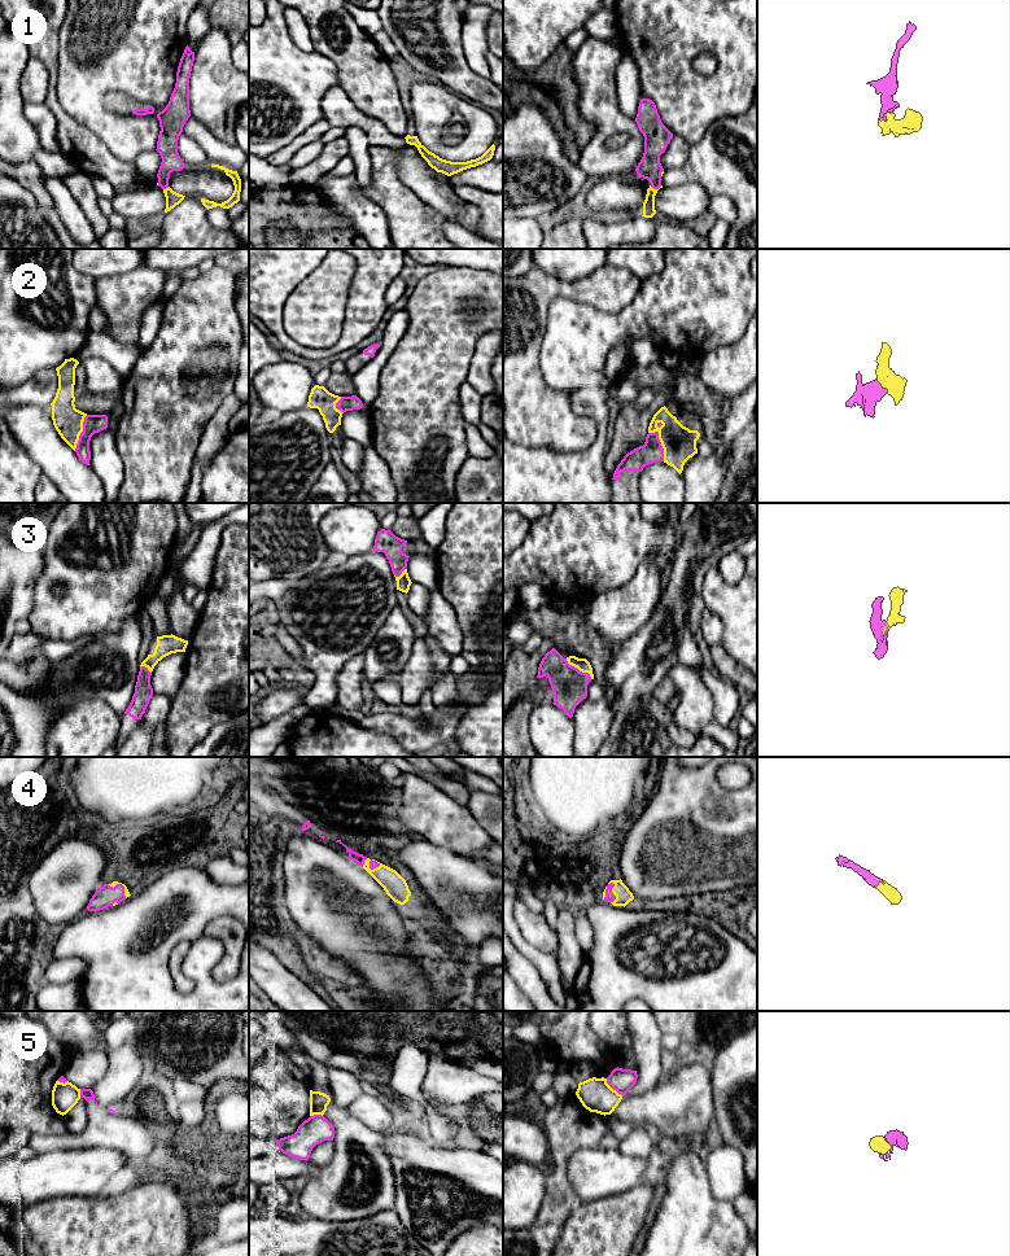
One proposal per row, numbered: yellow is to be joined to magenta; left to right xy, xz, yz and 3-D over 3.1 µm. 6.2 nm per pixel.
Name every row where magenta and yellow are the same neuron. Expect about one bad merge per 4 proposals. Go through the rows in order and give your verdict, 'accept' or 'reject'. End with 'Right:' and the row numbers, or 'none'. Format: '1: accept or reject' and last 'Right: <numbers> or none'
1: accept
2: accept
3: accept
4: accept
5: reject
Right: 1, 2, 3, 4

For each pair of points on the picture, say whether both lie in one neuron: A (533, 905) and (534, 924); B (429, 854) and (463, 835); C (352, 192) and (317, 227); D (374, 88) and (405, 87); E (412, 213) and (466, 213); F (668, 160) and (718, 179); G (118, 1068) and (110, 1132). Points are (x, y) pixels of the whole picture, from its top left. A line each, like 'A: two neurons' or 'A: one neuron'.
A: two neurons
B: two neurons
C: two neurons
D: two neurons
E: two neurons
F: two neurons
G: two neurons

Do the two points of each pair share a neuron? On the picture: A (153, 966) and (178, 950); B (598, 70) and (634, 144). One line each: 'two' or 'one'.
A: two
B: one

